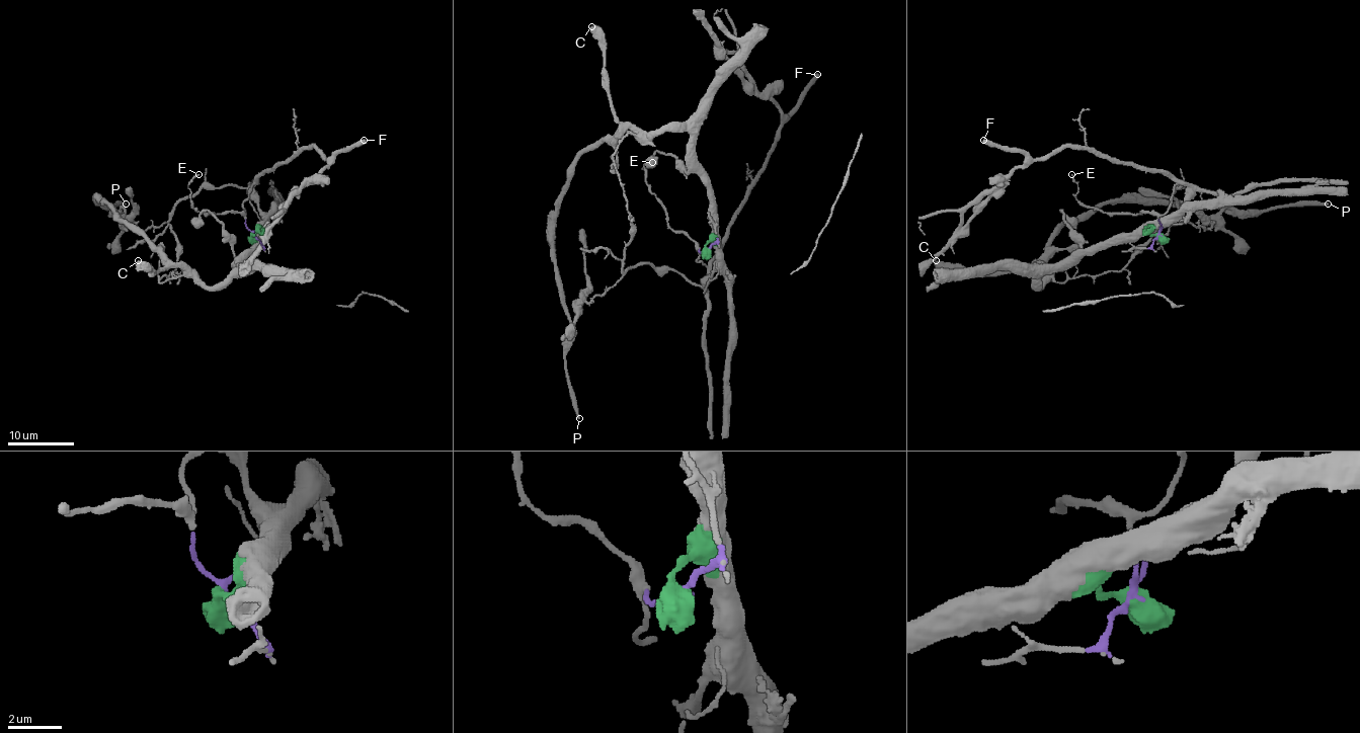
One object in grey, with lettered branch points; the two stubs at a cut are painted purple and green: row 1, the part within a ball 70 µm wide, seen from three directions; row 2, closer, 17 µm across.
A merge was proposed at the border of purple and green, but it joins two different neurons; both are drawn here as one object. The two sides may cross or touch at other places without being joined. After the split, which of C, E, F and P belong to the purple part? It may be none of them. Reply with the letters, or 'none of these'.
E, F

